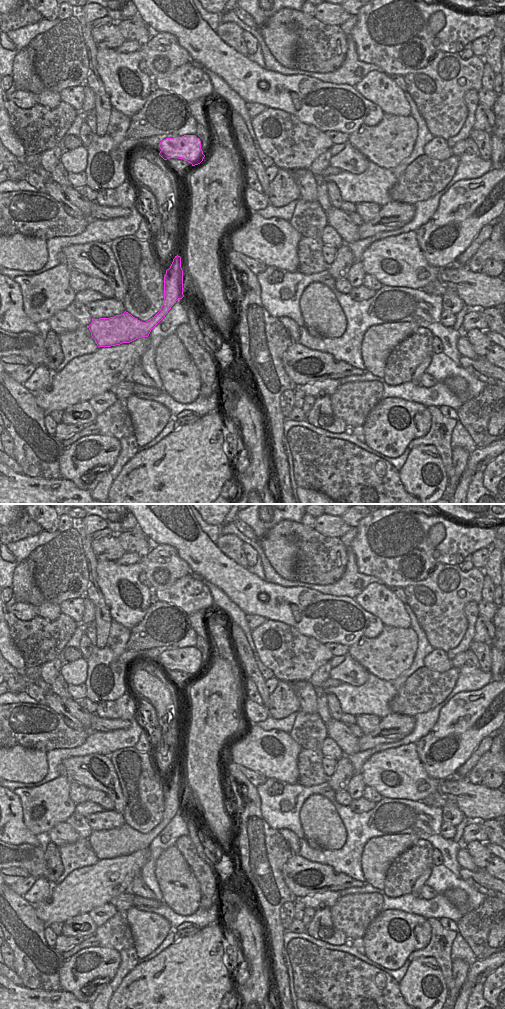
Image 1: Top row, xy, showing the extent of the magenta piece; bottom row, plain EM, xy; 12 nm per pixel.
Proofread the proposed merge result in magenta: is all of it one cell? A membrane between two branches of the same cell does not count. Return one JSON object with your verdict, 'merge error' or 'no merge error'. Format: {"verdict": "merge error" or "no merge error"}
{"verdict": "no merge error"}

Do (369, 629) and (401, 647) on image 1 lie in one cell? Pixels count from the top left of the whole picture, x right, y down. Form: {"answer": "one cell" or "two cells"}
{"answer": "two cells"}

